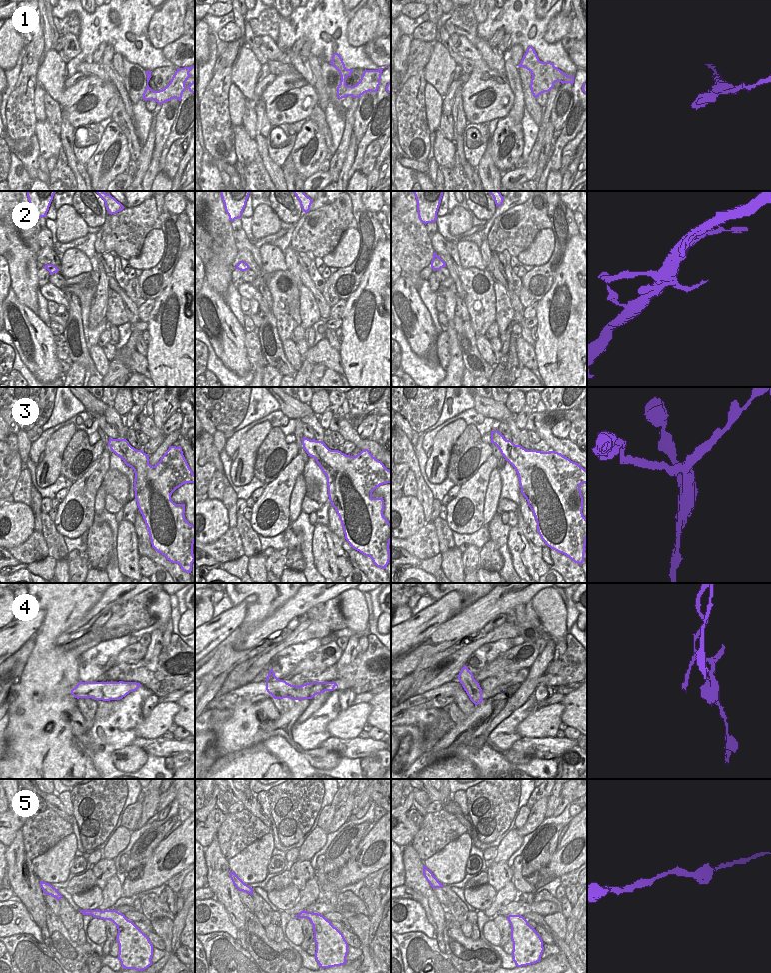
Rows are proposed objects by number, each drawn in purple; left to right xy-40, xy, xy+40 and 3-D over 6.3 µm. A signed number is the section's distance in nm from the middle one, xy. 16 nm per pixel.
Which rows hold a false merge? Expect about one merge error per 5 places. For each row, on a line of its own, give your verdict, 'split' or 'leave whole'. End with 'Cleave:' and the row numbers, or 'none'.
1: leave whole
2: leave whole
3: leave whole
4: split
5: leave whole
Cleave: 4

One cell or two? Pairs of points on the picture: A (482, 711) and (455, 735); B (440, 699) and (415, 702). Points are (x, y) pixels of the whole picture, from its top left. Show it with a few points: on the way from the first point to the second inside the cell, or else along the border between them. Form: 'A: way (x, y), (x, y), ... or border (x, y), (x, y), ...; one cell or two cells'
A: way (476, 718), (462, 731); one cell
B: way (434, 699), (421, 701); one cell

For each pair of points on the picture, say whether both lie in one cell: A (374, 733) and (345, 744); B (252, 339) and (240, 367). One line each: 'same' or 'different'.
A: different
B: different

